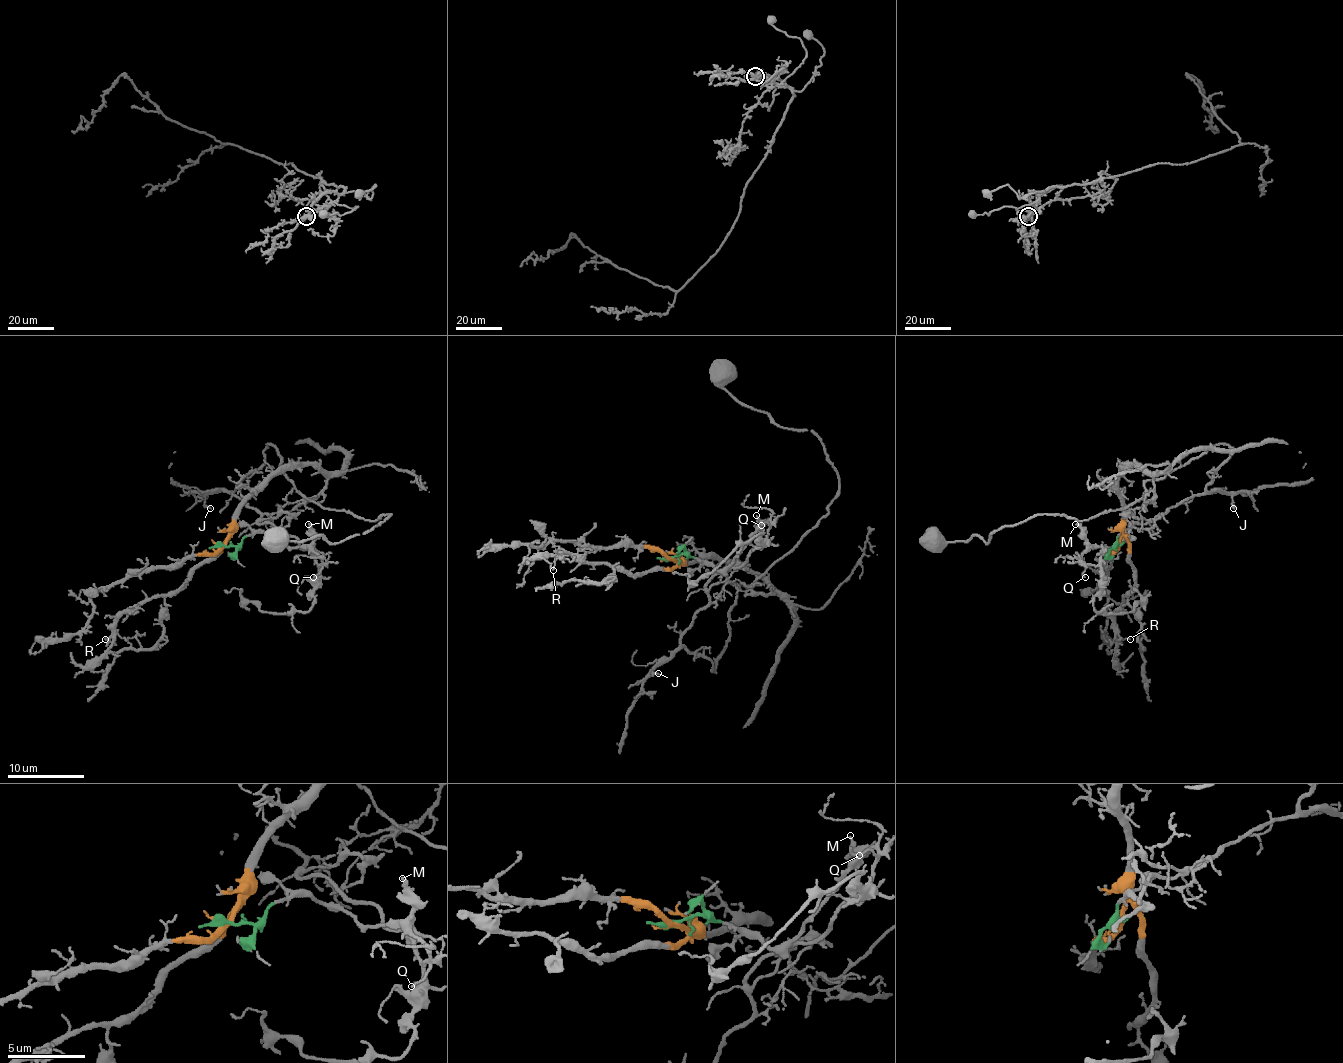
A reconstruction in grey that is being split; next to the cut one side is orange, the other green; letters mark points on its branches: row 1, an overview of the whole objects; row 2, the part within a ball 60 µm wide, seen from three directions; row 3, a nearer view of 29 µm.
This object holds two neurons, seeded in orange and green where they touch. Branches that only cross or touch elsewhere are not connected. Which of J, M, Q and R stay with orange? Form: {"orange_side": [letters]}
{"orange_side": ["R"]}

